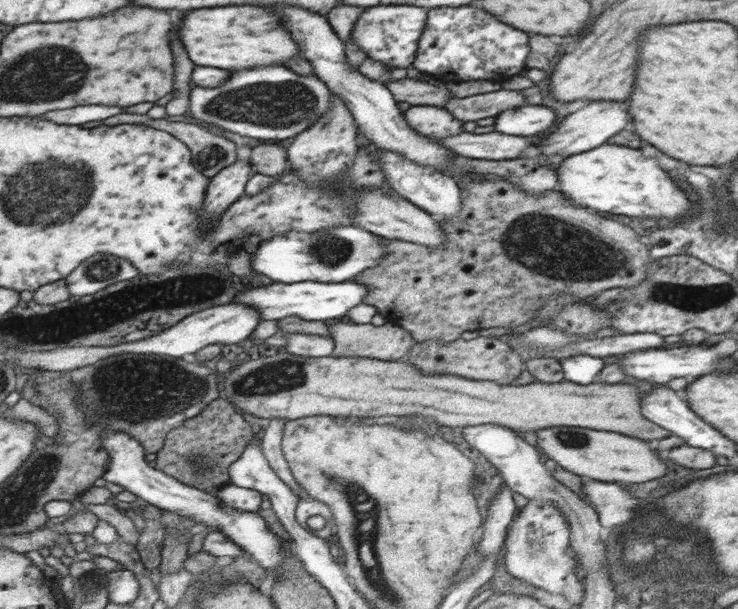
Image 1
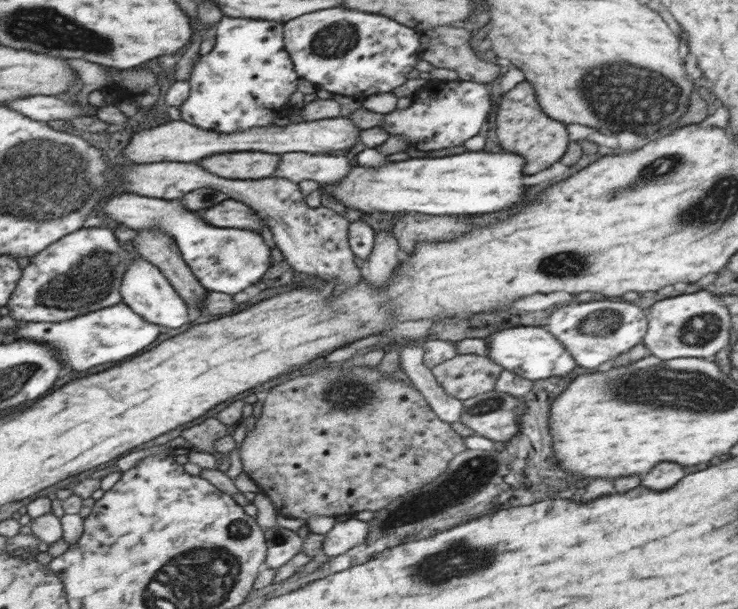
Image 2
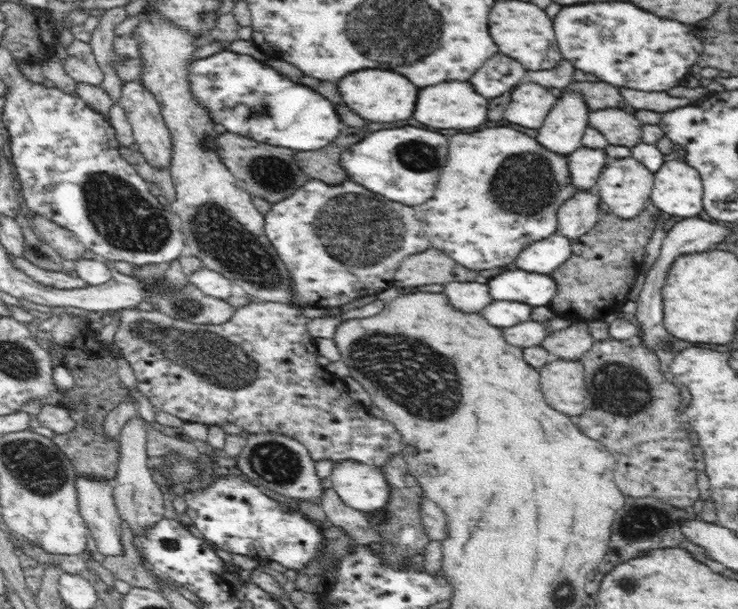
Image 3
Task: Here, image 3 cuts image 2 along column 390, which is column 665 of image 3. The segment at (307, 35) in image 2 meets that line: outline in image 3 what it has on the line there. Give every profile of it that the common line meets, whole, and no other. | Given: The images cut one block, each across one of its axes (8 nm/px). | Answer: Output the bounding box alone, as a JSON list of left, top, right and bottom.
[553,2,704,92]

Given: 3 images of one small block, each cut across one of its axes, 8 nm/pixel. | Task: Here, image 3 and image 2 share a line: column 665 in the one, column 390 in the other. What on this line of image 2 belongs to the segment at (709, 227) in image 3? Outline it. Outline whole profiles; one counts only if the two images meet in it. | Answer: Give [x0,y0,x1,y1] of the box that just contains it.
[361,230,401,289]

